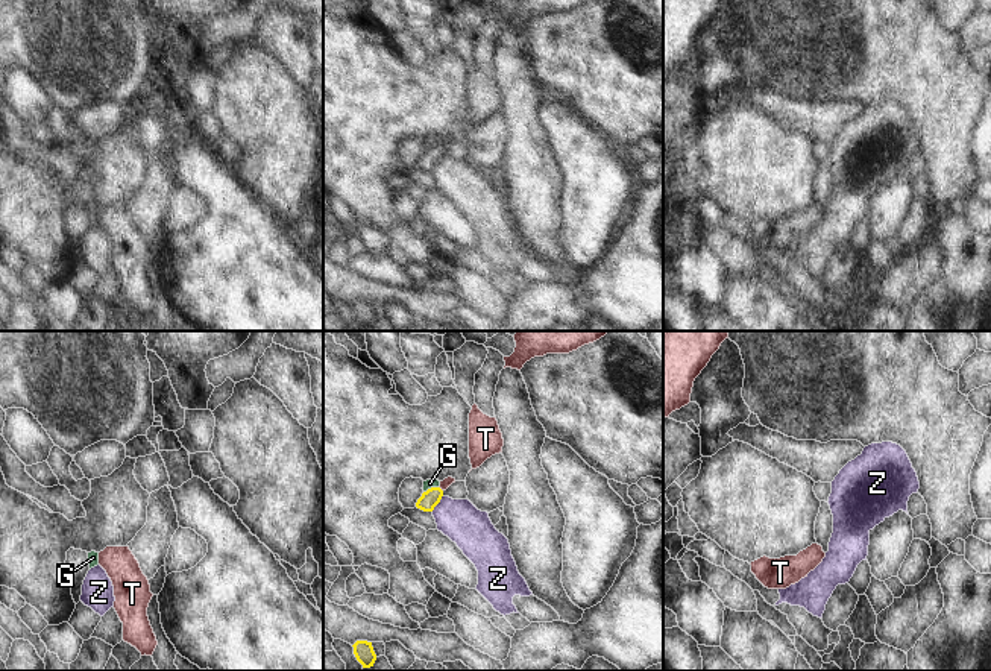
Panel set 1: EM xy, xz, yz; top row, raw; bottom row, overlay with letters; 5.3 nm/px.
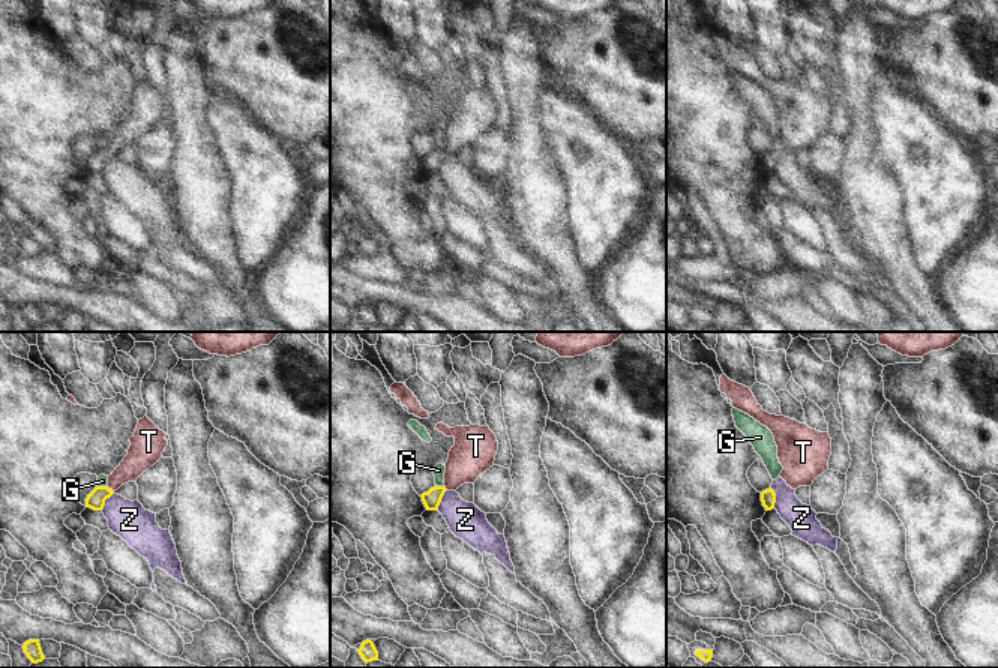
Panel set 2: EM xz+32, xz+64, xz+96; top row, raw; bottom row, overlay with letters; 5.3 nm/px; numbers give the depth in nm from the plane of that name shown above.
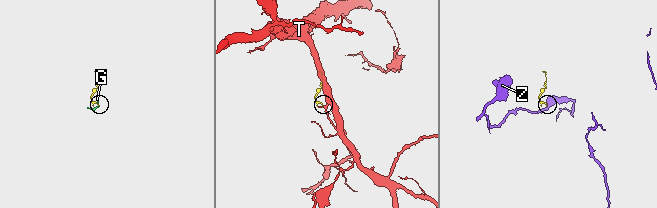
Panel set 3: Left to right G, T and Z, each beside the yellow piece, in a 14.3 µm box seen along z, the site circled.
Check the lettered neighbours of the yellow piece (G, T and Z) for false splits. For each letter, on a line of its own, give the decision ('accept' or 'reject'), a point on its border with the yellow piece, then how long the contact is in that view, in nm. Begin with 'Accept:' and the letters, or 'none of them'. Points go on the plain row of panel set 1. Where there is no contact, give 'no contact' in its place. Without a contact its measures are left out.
Accept: T
G: reject; contact xz (431, 148); length 90 nm
T: accept; contact xz (440, 149); length 40 nm
Z: reject; contact xz (439, 161); length 110 nm

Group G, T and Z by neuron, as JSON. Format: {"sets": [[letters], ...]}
{"sets": [["G"], ["T"], ["Z"]]}

